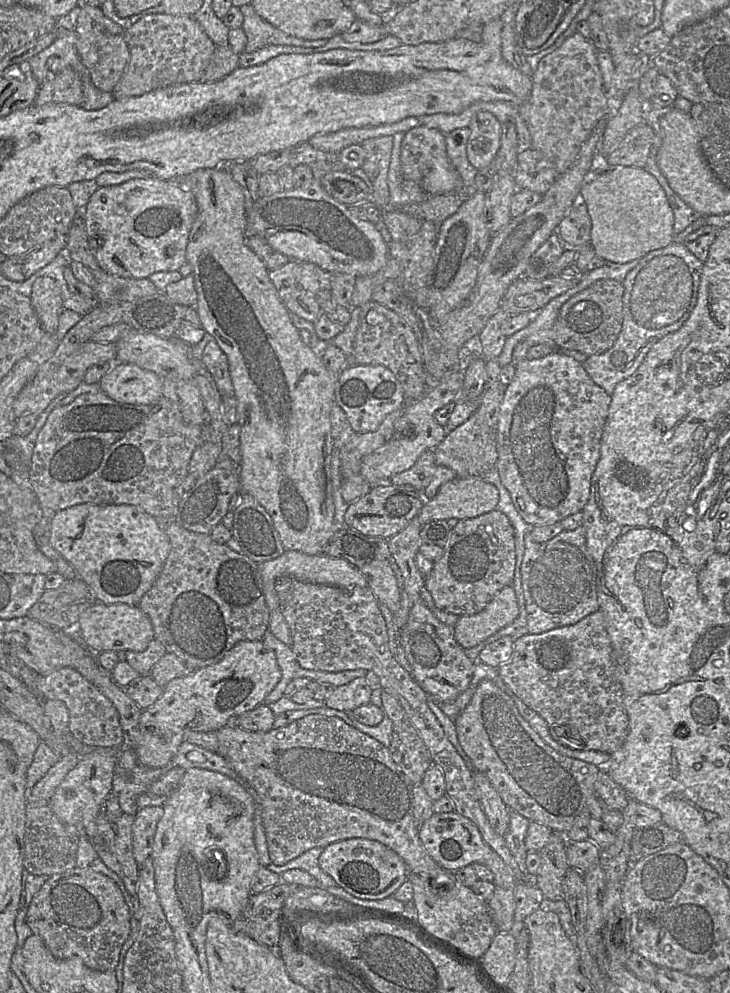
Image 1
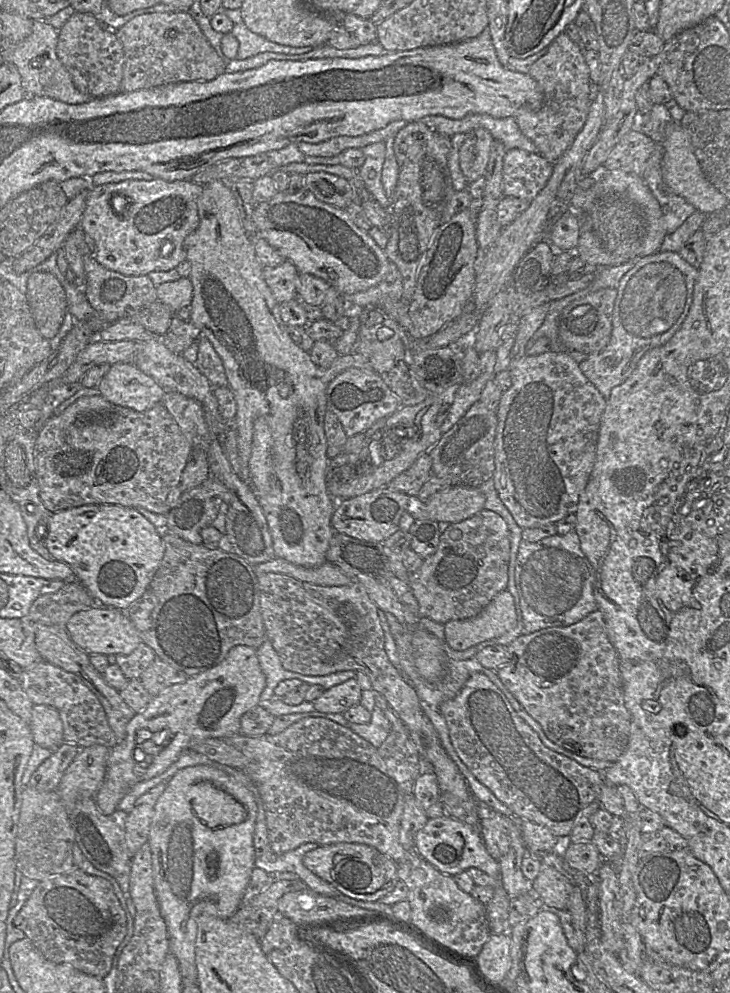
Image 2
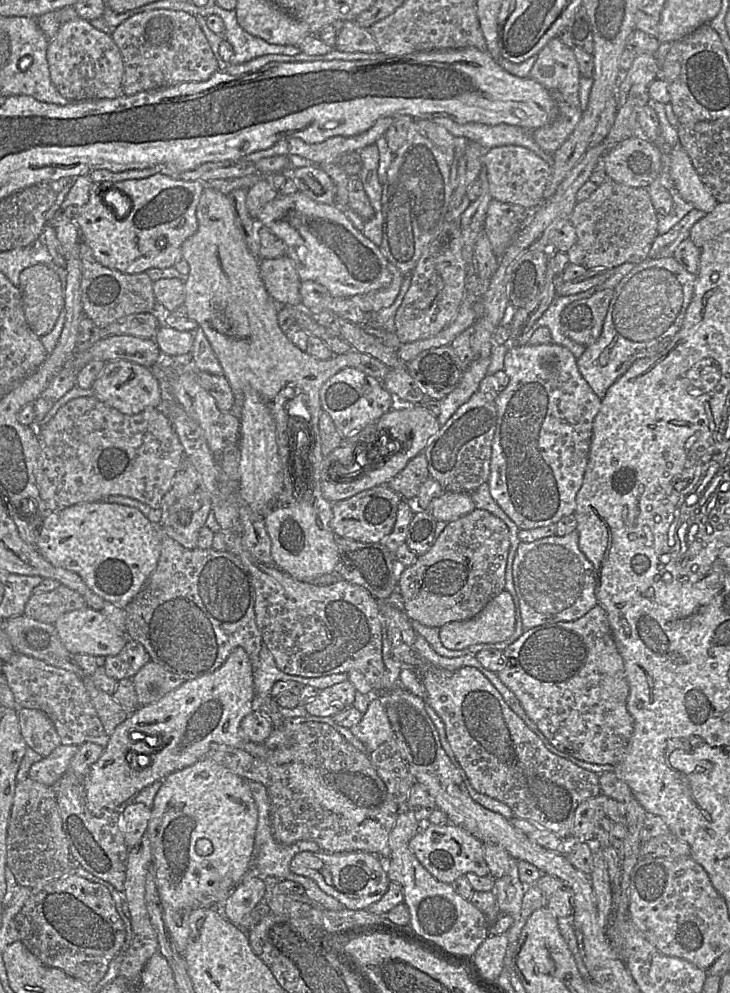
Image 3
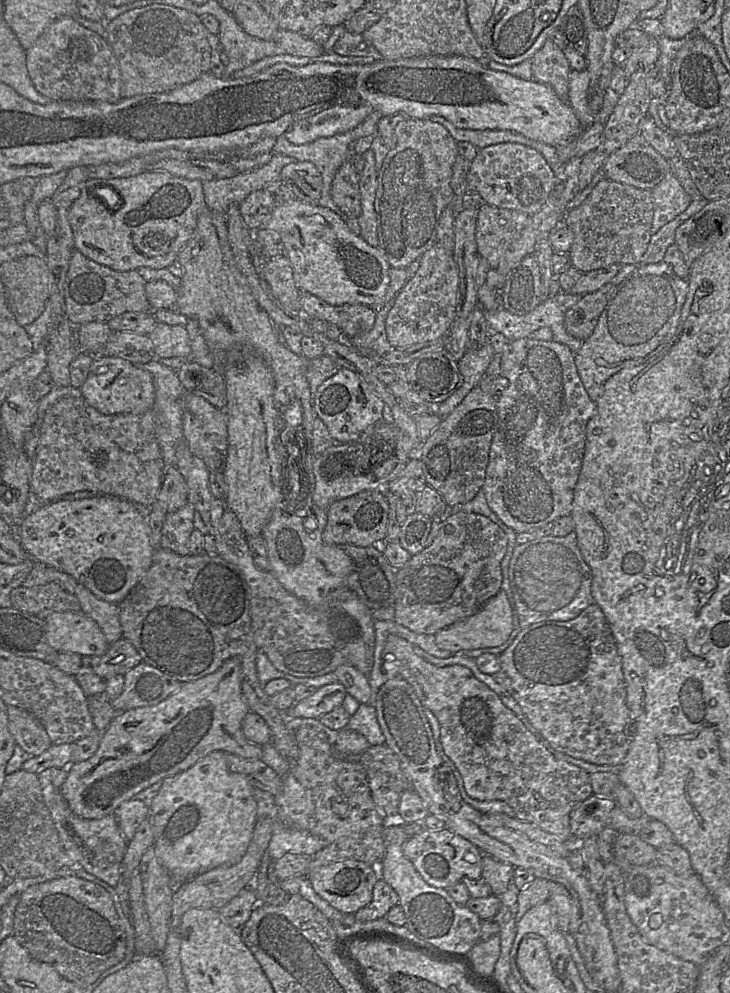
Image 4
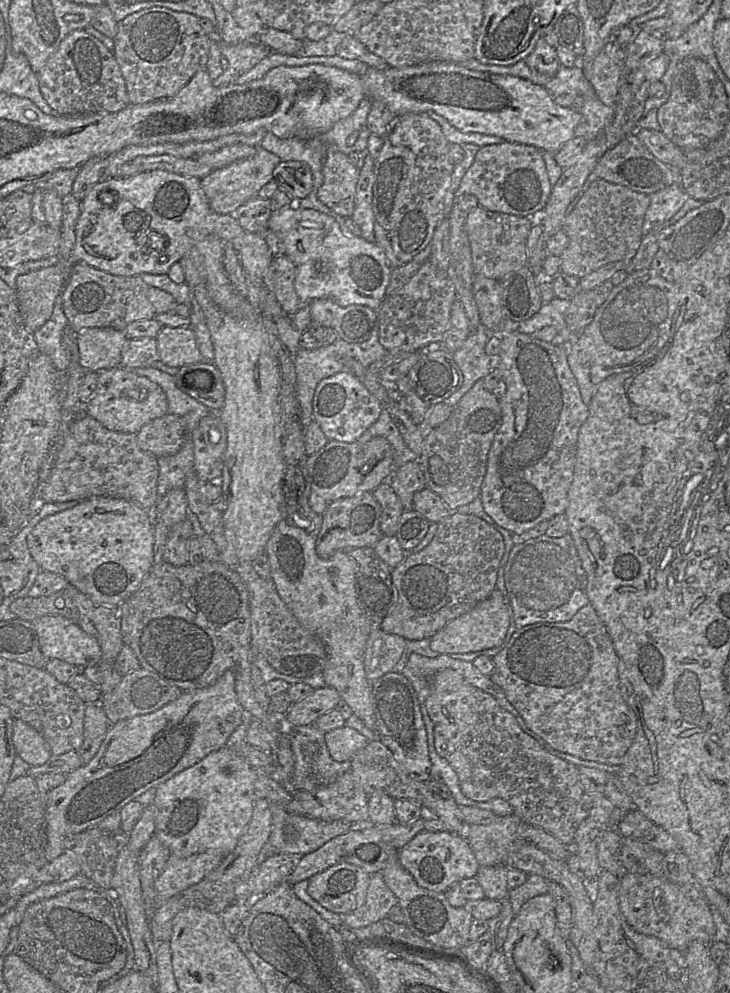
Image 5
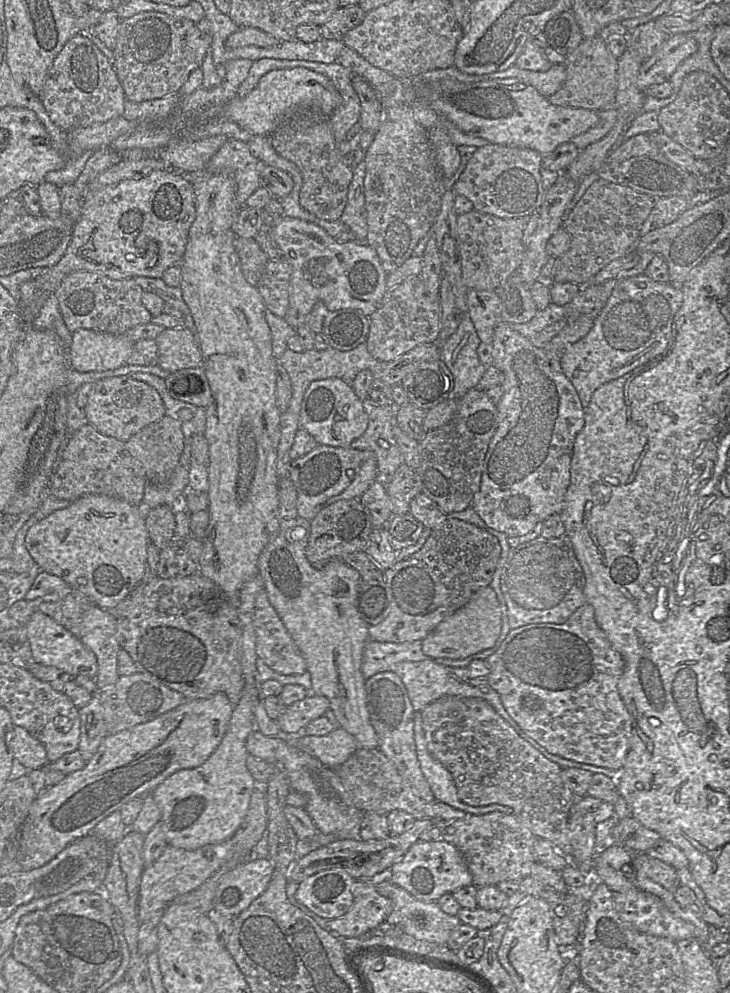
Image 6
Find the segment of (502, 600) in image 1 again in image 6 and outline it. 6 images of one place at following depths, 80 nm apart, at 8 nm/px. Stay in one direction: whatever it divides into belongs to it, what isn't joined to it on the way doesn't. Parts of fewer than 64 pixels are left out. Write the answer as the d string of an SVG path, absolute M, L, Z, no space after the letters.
M491 586L481 588L462 608L440 622L422 640L422 651L432 660L460 660L494 646L502 625L503 604Z

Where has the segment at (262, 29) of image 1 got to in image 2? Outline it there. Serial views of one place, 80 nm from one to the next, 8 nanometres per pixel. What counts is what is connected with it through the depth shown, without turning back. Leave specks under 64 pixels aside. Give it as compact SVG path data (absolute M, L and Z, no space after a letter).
M223 8L223 10L220 10L219 13L225 14L234 24L231 33L239 42L239 48L236 57L239 60L244 60L263 52L276 52L290 55L304 54L321 47L293 47L277 44L267 40L263 36L253 33L246 27L241 16L240 8L233 10Z

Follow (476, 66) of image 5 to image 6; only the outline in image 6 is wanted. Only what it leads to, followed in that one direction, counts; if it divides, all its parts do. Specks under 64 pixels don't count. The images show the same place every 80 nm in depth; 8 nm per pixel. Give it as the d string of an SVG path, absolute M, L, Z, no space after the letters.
M512 65L504 71L495 71L479 75L480 80L486 81L497 78L516 78L521 82L534 87L541 95L549 97L557 92L566 80L566 69L562 65L552 65L547 71L531 71Z

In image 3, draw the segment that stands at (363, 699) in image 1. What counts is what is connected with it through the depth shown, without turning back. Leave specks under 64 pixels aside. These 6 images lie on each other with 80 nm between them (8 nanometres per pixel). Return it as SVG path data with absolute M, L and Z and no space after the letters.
M346 680L322 689L304 707L309 715L332 717L342 710L352 707L356 693L354 685Z

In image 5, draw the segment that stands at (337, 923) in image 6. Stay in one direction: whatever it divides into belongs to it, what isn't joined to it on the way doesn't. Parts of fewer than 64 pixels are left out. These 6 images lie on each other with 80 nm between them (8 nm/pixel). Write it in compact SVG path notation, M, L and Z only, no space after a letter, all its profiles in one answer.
M381 873L370 874L370 883L366 894L365 903L351 913L344 914L342 924L350 928L362 928L372 923L378 922L387 917L390 909L397 905L397 898L386 886Z

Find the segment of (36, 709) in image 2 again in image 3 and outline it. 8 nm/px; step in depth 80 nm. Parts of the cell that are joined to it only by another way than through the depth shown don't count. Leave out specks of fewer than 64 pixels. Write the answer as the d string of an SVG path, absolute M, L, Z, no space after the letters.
M22 708L17 711L20 732L28 748L41 755L49 756L61 745L53 722L42 711Z

